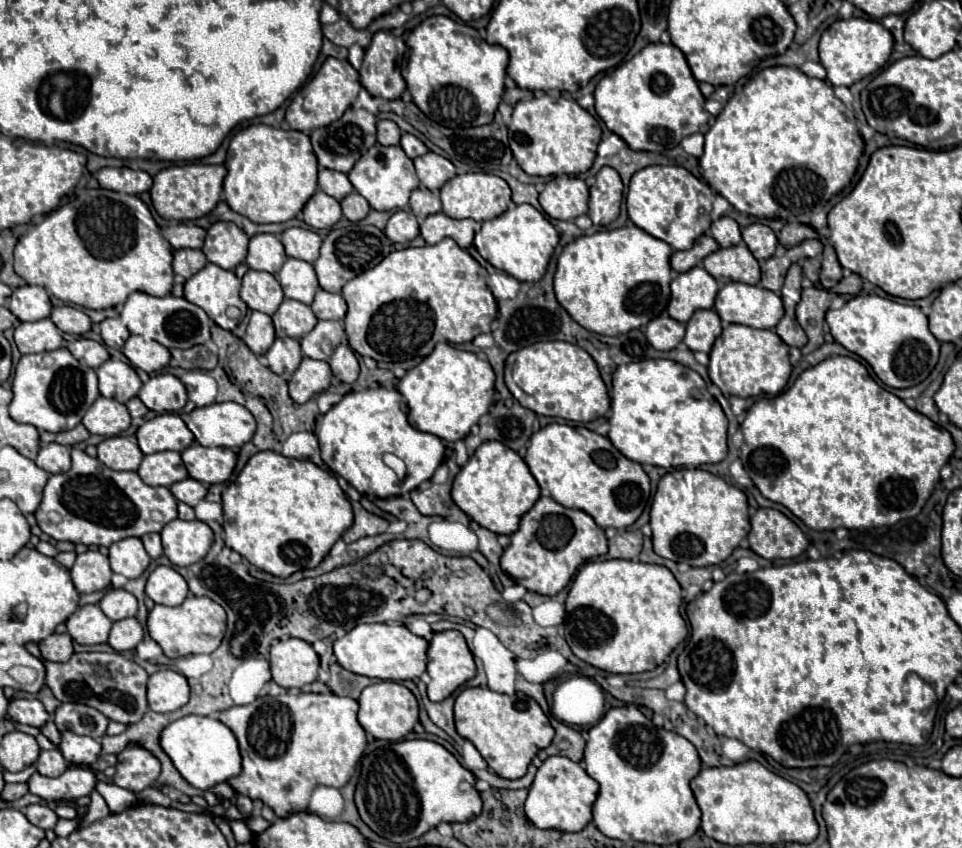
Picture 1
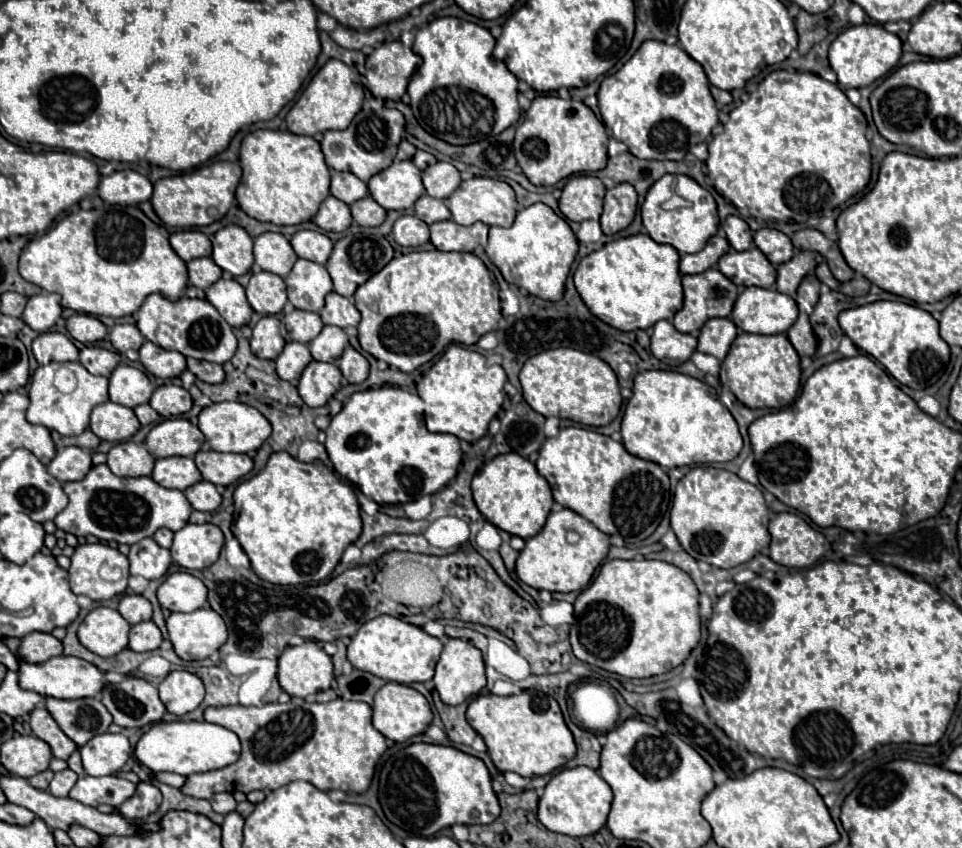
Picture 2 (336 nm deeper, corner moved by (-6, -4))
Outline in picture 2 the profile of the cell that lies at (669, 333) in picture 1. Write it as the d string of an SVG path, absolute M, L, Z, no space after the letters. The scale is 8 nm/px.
M658 321L652 331L650 349L656 359L670 359L684 363L696 349L696 337L676 331L676 327L670 321Z

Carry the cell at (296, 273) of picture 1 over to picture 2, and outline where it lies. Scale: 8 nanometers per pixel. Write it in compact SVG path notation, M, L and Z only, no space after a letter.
M298 259L288 277L284 277L288 287L288 299L296 309L320 311L324 307L326 293L332 291L332 279L324 265L314 261Z

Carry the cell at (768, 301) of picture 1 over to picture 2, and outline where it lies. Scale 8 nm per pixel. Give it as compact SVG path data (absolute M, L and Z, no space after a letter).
M746 287L732 309L730 319L746 333L786 333L798 317L798 305L790 295L776 289Z

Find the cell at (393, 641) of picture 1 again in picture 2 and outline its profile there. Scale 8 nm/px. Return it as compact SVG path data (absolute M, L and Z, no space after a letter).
M380 615L372 621L366 621L348 645L348 661L356 669L368 671L386 681L396 681L406 685L414 681L420 681L420 683L430 681L434 677L434 667L440 653L442 653L440 639L428 635L422 627L410 625L390 615Z

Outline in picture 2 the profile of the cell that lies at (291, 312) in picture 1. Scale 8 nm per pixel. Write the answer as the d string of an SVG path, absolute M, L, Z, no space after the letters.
M294 309L292 313L284 315L284 325L288 329L290 339L298 343L310 343L324 327L318 313L302 311L302 309Z

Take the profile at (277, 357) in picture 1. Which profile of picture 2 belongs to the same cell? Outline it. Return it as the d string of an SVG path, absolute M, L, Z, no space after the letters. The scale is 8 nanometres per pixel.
M288 314L276 315L278 321L280 321L280 333L282 333L282 337L286 339L286 343L284 343L284 349L274 363L276 363L276 373L278 373L280 379L290 381L290 383L296 383L296 381L300 379L304 367L312 361L312 355L310 355L308 345L290 339L288 329L286 329L286 325L284 325L284 315Z

